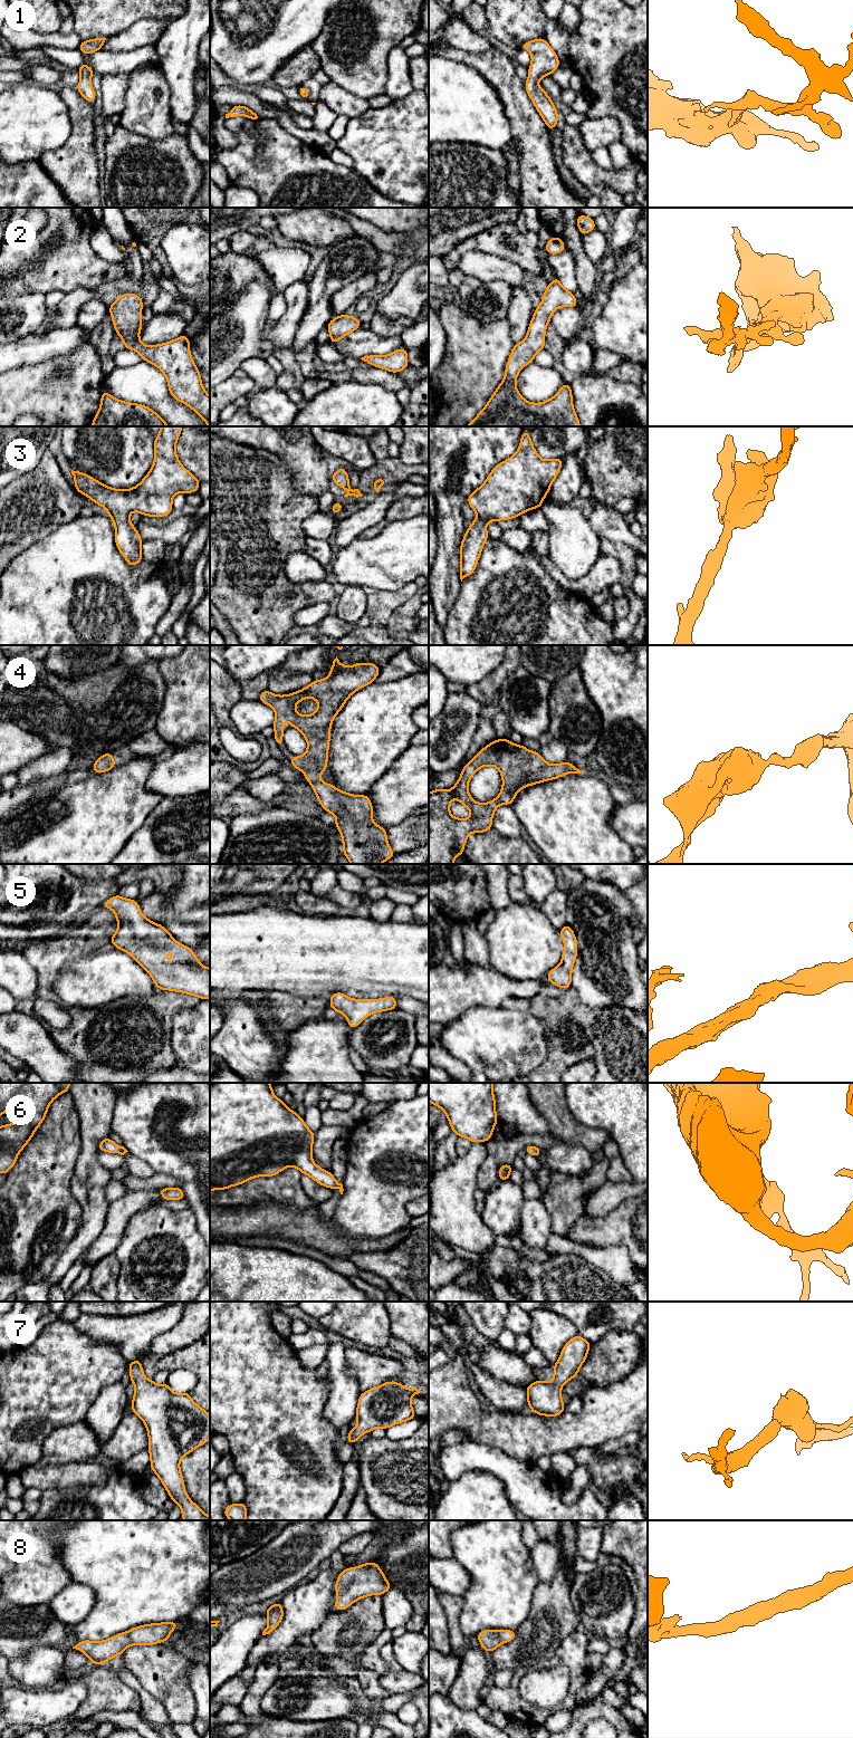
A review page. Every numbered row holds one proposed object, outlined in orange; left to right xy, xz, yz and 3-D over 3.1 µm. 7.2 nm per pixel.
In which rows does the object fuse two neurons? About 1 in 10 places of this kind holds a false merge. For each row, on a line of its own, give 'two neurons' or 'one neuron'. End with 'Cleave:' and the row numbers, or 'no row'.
1: one neuron
2: one neuron
3: one neuron
4: one neuron
5: one neuron
6: one neuron
7: one neuron
8: one neuron
Cleave: no row

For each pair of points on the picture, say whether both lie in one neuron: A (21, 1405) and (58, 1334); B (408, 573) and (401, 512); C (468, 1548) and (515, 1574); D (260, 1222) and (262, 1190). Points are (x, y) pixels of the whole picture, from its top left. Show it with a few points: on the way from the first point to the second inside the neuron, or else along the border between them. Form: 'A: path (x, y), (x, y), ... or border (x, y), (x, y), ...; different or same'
A: path (39, 1388), (58, 1369), (58, 1352); same
B: border (417, 514), (411, 517), (394, 518), (380, 533); different
C: path (479, 1548), (486, 1549), (504, 1567); same
D: border (287, 1203), (259, 1202), (252, 1206), (236, 1208); different

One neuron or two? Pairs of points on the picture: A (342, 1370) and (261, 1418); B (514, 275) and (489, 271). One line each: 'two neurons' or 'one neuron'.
A: two neurons
B: one neuron

